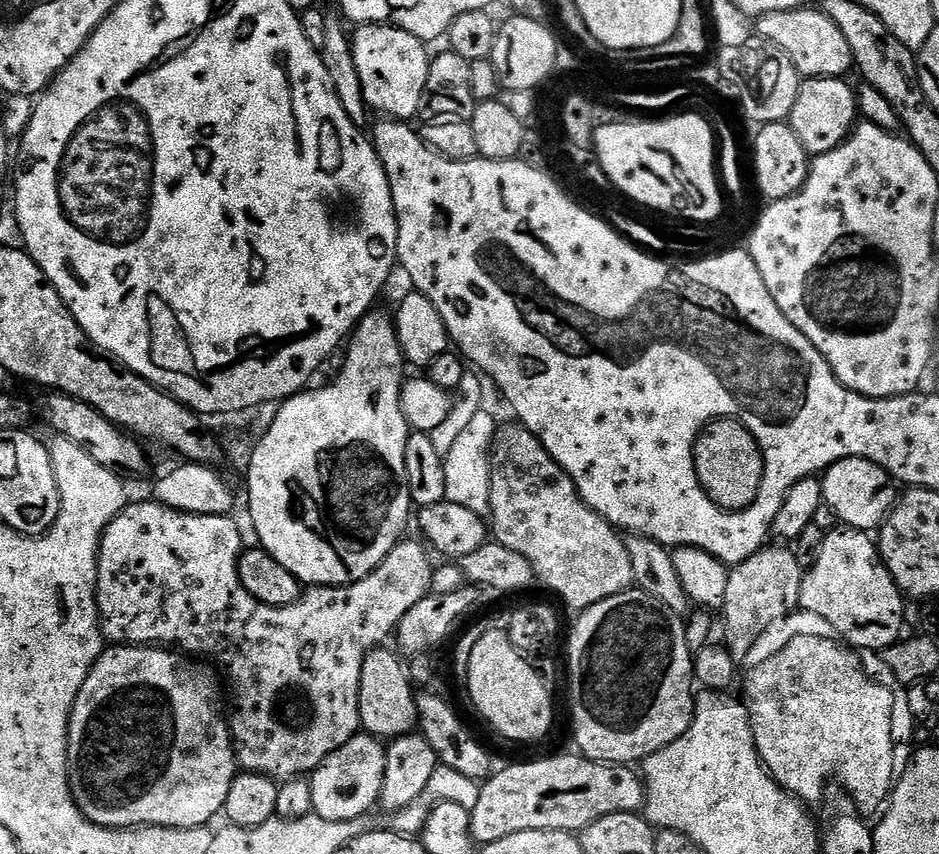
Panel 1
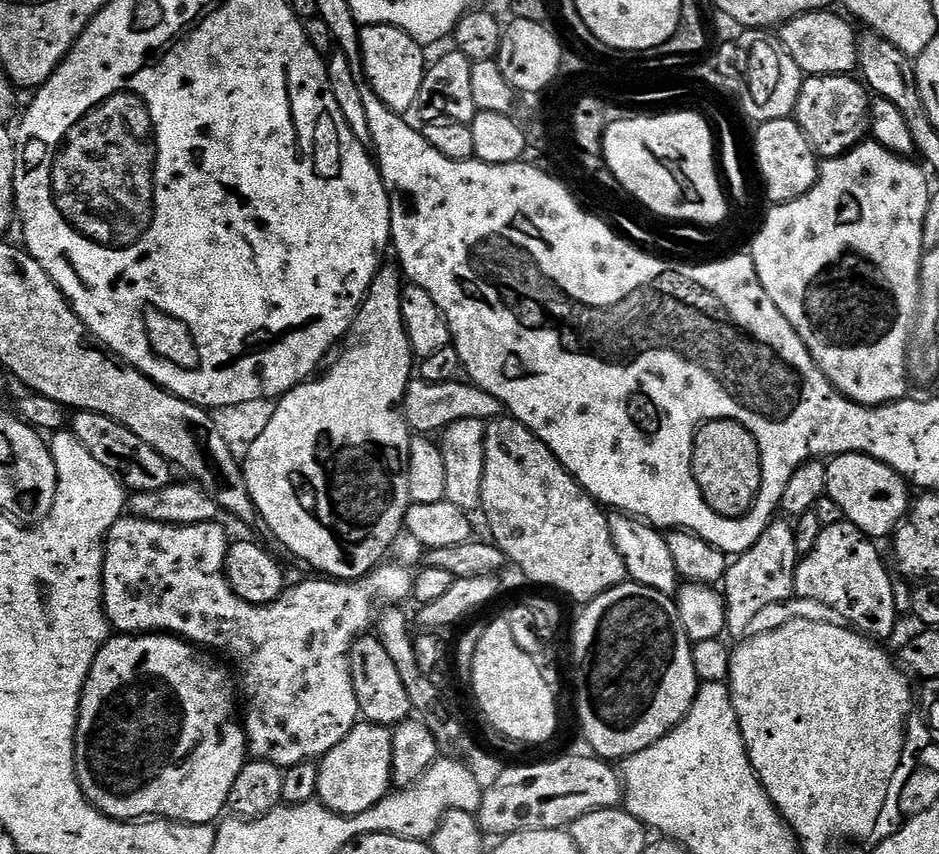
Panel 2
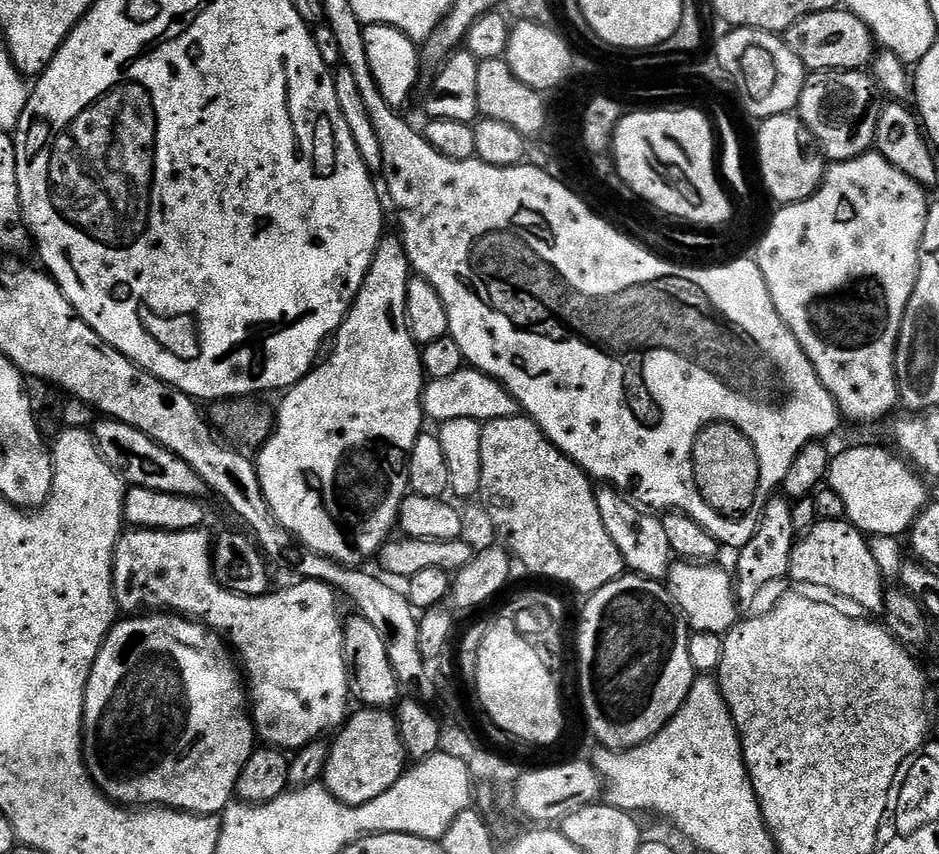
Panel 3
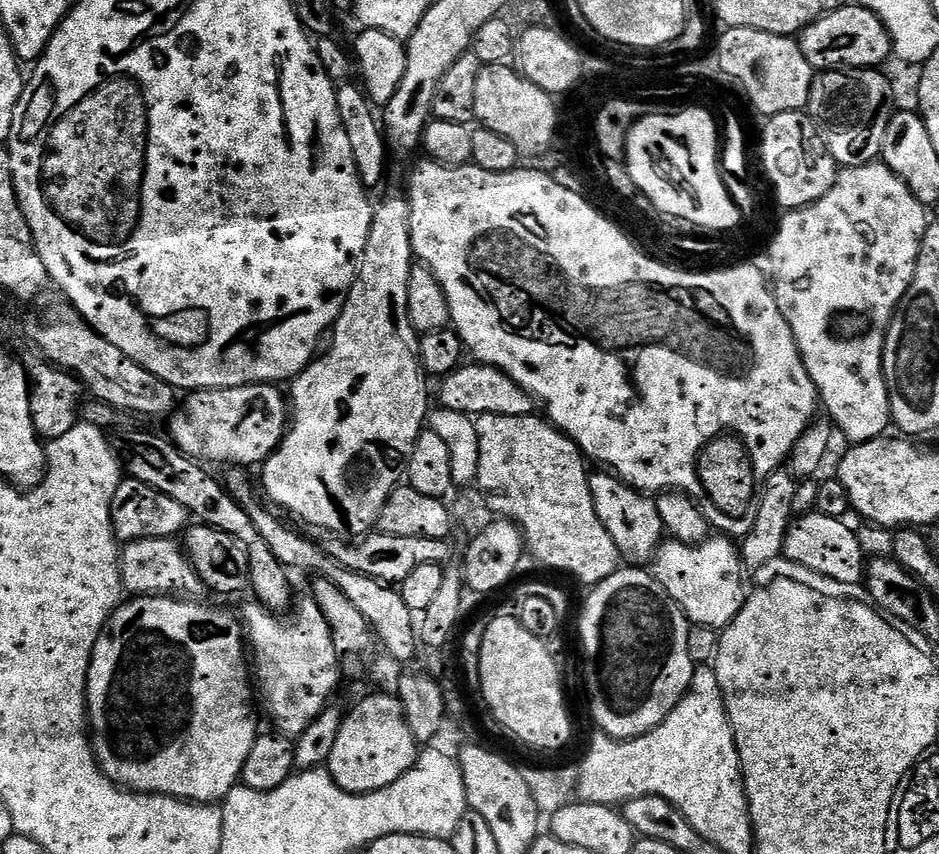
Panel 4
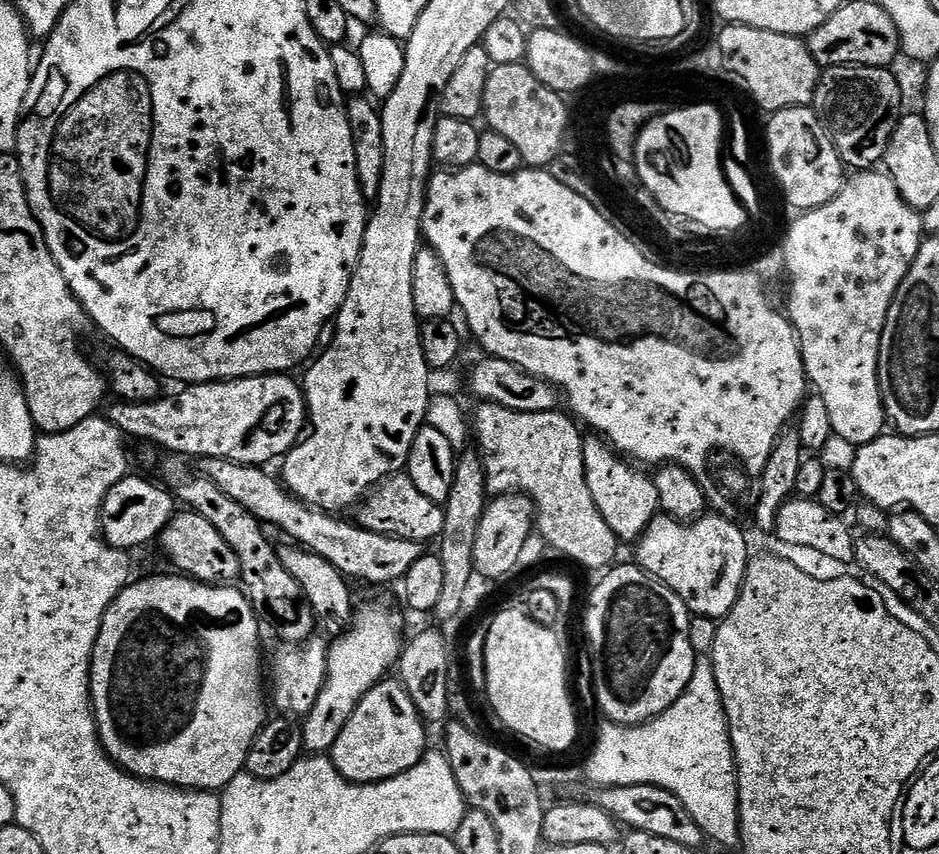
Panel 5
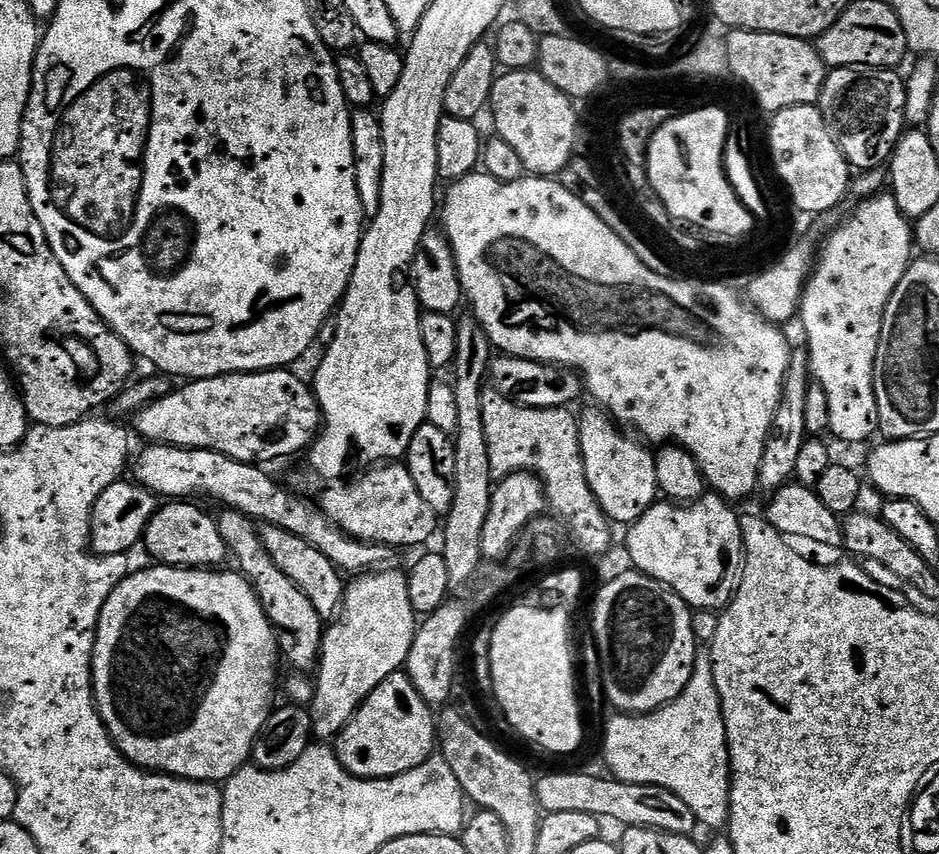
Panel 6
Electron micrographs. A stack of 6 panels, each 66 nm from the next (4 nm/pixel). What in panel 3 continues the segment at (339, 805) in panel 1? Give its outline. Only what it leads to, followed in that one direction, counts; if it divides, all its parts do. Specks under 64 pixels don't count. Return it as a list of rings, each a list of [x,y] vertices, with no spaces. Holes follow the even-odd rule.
[[[365,707],[361,711],[353,711],[339,731],[335,733],[336,741],[334,739],[331,741],[326,770],[322,777],[322,783],[330,790],[330,794],[334,794],[338,802],[350,806],[362,806],[378,798],[378,794],[386,794],[386,790],[390,790],[390,786],[394,786],[394,782],[398,782],[398,778],[406,771],[406,753],[404,744],[400,740],[395,715],[391,711],[372,707]]]

